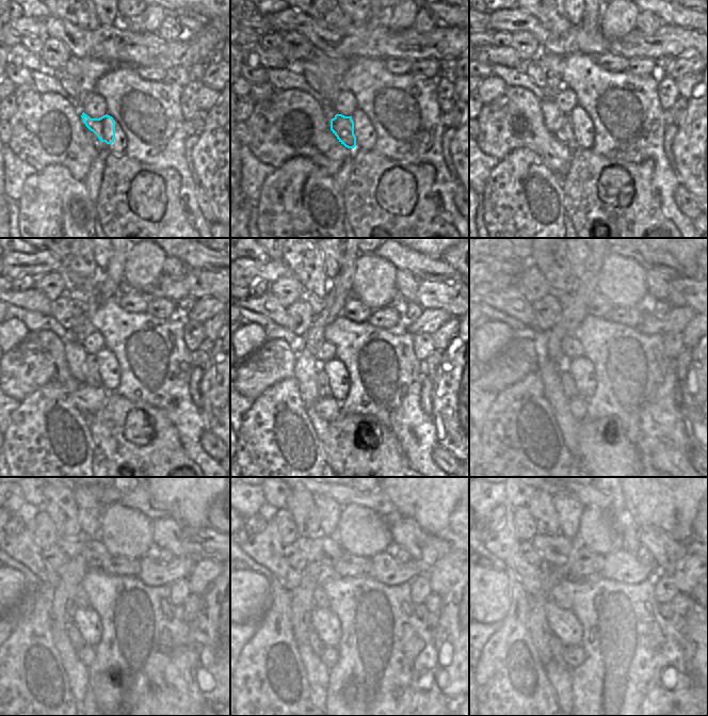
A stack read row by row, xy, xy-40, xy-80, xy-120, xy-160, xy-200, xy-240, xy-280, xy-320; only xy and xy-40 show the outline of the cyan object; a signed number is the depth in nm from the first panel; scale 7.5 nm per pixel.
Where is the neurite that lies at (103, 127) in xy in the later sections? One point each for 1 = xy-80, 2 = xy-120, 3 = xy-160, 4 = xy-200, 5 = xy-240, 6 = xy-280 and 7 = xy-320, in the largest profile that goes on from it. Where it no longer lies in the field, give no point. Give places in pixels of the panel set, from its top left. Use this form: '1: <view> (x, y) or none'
1: xy-80 (583, 129)
2: xy-120 (108, 367)
3: xy-160 (338, 376)
4: xy-200 (580, 369)
5: xy-240 (86, 620)
6: xy-280 (327, 626)
7: xy-320 (564, 625)

